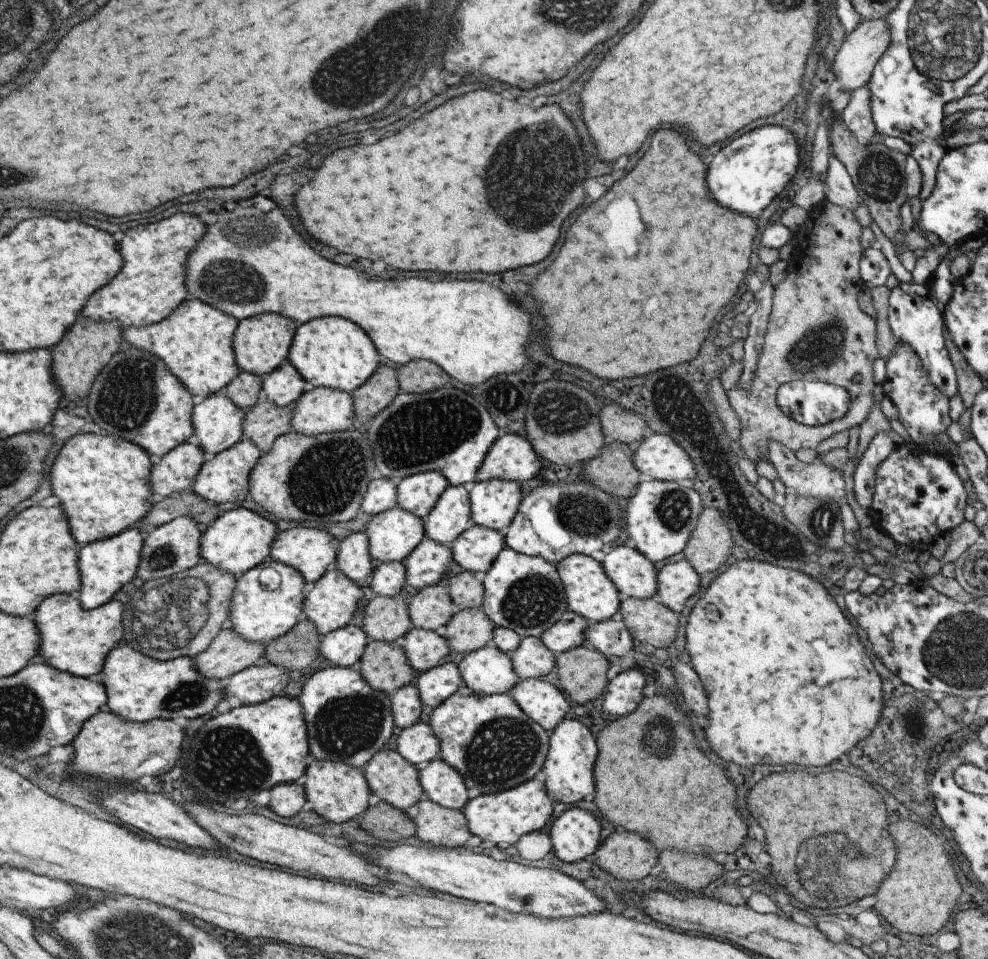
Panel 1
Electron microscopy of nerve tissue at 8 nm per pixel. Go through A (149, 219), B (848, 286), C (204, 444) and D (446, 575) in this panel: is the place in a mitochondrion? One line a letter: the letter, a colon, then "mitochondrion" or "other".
A: other
B: other
C: other
D: other

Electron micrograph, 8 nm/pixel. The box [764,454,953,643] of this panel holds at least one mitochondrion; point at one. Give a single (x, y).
(822, 519)

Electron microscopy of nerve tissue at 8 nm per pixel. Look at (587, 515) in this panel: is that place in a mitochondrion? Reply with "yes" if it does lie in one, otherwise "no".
yes

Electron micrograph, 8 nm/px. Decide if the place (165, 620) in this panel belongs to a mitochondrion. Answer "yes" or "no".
yes

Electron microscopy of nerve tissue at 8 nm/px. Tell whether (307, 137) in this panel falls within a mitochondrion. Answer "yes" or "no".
no

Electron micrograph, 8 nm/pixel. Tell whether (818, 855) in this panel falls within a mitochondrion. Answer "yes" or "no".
yes

